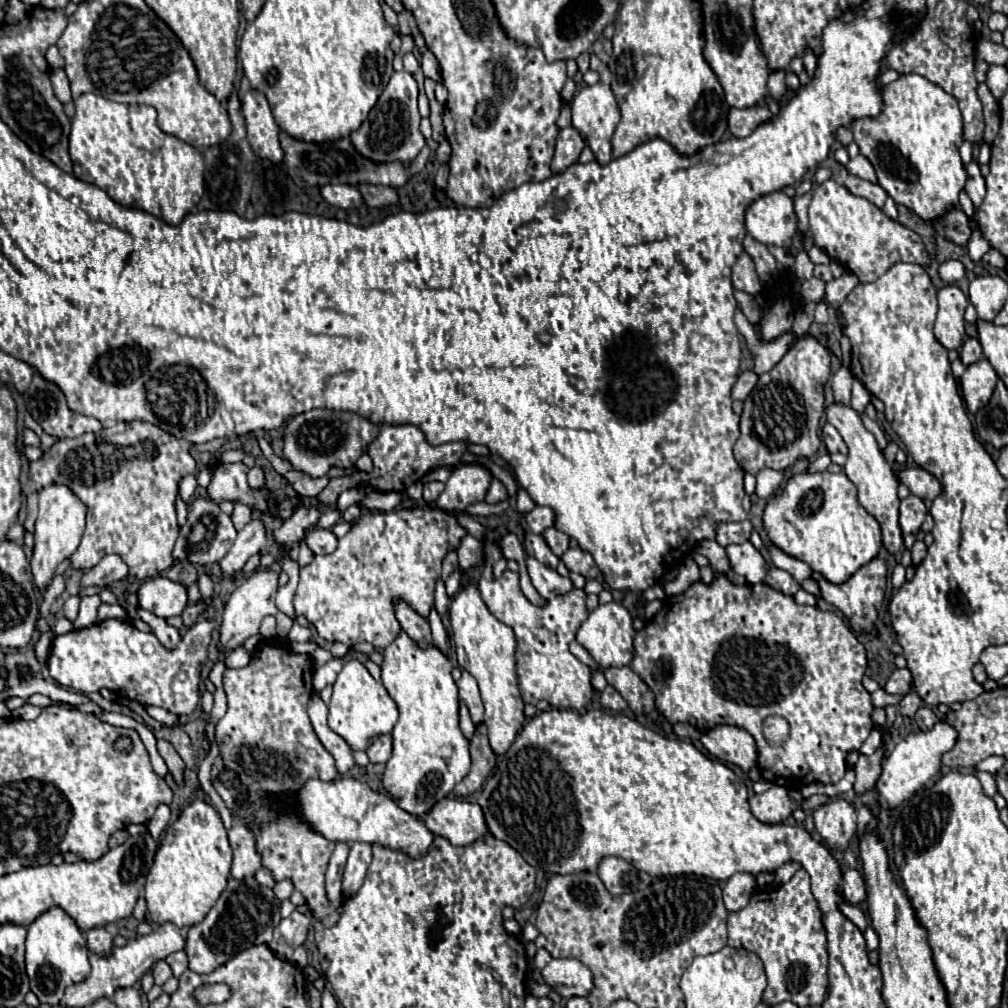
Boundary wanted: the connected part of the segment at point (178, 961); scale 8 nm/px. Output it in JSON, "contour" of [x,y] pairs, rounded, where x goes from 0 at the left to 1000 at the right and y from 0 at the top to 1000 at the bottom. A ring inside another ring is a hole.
{"contour":[[[183,944],[171,946],[169,950],[165,950],[165,954],[169,956],[169,960],[171,960],[171,964],[173,964],[173,968],[175,968],[175,970],[177,970],[185,960],[187,960],[187,950],[185,950],[185,946],[183,946]]]}

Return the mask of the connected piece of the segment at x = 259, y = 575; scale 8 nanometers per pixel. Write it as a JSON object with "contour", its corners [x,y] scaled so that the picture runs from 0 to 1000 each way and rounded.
{"contour":[[[258,563],[254,565],[240,581],[236,581],[228,595],[222,601],[222,609],[220,609],[220,621],[218,621],[218,643],[234,643],[238,641],[244,633],[256,629],[258,617],[262,611],[266,609],[274,609],[274,587],[276,587],[276,567],[272,567],[270,563]]]}

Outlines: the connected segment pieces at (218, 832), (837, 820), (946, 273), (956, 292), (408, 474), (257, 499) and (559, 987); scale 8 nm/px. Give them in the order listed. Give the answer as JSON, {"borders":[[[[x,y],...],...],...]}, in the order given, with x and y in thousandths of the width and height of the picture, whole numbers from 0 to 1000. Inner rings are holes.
{"borders":[[[[192,792],[163,825],[153,857],[145,869],[143,891],[151,915],[171,915],[177,921],[188,921],[200,915],[224,881],[228,859],[230,843],[216,806],[200,792]]],[[[835,792],[821,794],[808,804],[808,817],[823,839],[839,841],[849,829],[849,804]]],[[[940,258],[940,260],[937,260],[937,262],[933,262],[933,276],[937,278],[937,280],[942,280],[942,282],[946,282],[946,280],[950,280],[954,274],[956,274],[956,264],[954,264],[954,260],[950,260],[950,258]]],[[[938,284],[931,290],[931,313],[927,333],[938,347],[950,347],[956,339],[956,308],[960,298],[950,284]]],[[[381,421],[377,427],[377,433],[367,440],[367,446],[365,446],[365,450],[371,458],[369,470],[353,468],[349,472],[341,472],[341,474],[329,474],[327,480],[315,490],[315,496],[319,500],[331,500],[337,488],[341,488],[345,484],[361,482],[361,480],[369,480],[377,488],[387,488],[387,486],[399,488],[407,482],[407,478],[415,478],[419,474],[419,470],[423,470],[425,466],[431,466],[437,462],[450,462],[462,446],[464,446],[462,438],[444,438],[444,440],[429,442],[423,438],[421,429],[409,421],[395,421],[395,423]]],[[[216,460],[212,466],[212,474],[206,482],[206,492],[212,498],[228,496],[228,498],[242,498],[248,504],[264,506],[266,504],[266,492],[262,486],[248,486],[244,478],[246,462],[236,460]]],[[[552,950],[540,962],[538,970],[546,976],[556,988],[583,988],[589,982],[587,964],[571,950]]]]}

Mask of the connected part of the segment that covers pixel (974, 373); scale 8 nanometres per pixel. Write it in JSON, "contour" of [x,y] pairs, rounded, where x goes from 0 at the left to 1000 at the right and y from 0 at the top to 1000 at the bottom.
{"contour":[[[978,355],[958,365],[958,369],[952,375],[952,385],[954,385],[958,405],[964,411],[970,409],[974,403],[978,403],[978,399],[982,397],[988,385],[988,379],[990,379],[990,373]]]}

